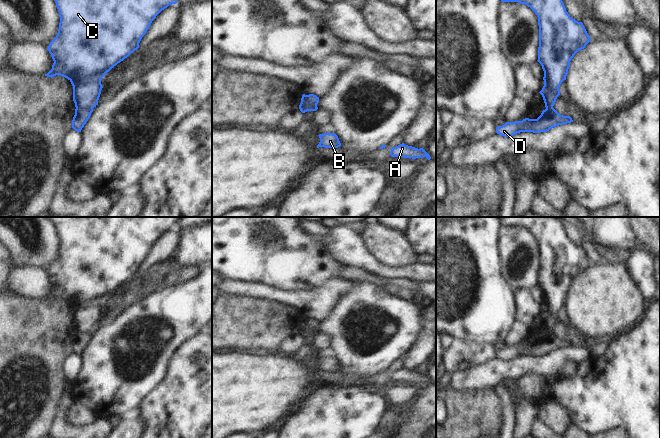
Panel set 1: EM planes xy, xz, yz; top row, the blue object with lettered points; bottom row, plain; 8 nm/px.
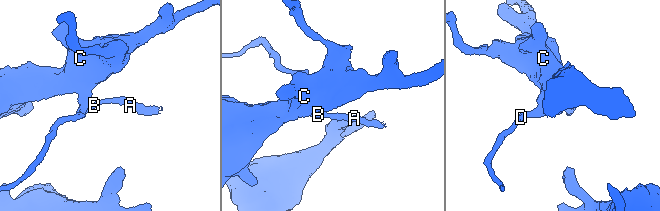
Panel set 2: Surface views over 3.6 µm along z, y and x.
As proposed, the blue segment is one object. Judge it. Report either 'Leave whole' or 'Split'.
Split.

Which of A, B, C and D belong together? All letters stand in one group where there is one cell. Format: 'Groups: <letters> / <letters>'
Groups: A B D / C.

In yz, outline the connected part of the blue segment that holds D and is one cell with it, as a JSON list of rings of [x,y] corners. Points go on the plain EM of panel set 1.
[[[546,332],[537,343],[525,342],[522,345],[506,346],[496,351],[496,357],[509,361],[520,356],[541,357],[551,352],[573,346],[570,340],[560,339],[554,332]]]

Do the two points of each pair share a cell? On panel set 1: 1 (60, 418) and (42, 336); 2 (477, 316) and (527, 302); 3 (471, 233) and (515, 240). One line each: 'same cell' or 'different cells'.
1: different cells
2: different cells
3: different cells

